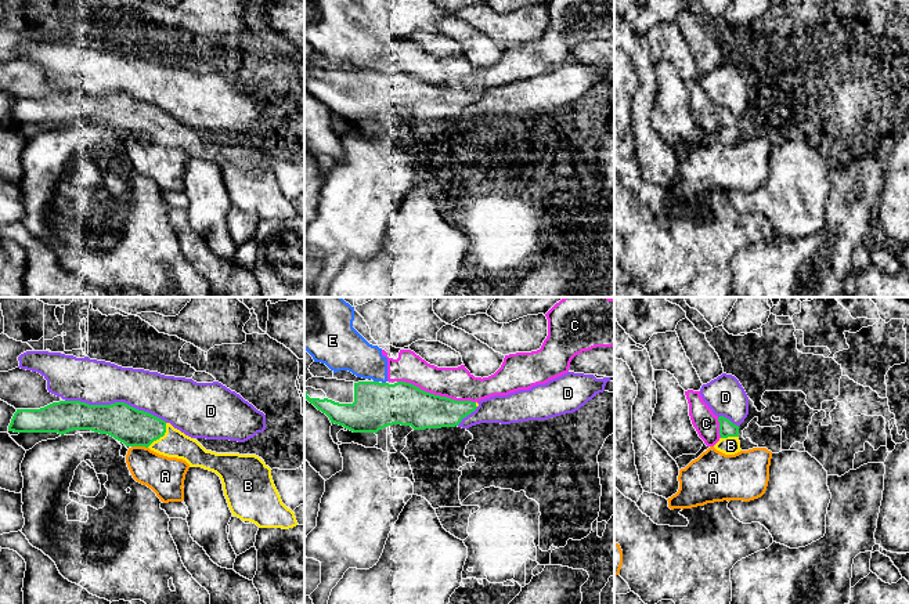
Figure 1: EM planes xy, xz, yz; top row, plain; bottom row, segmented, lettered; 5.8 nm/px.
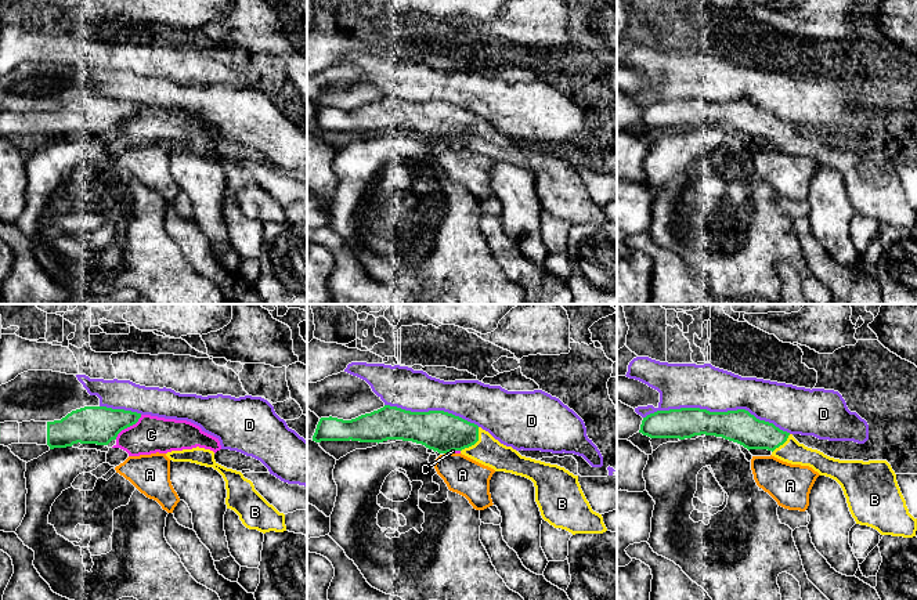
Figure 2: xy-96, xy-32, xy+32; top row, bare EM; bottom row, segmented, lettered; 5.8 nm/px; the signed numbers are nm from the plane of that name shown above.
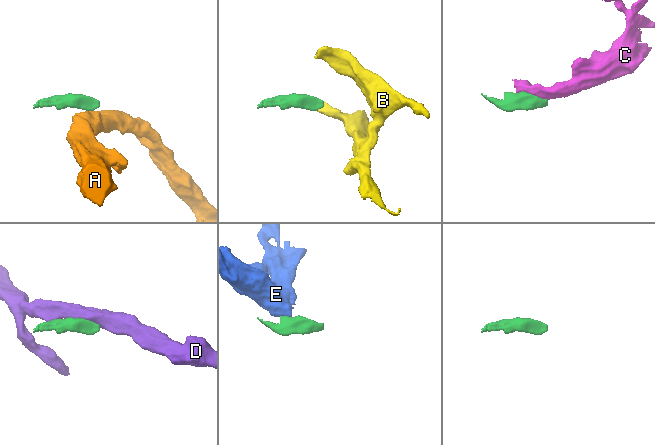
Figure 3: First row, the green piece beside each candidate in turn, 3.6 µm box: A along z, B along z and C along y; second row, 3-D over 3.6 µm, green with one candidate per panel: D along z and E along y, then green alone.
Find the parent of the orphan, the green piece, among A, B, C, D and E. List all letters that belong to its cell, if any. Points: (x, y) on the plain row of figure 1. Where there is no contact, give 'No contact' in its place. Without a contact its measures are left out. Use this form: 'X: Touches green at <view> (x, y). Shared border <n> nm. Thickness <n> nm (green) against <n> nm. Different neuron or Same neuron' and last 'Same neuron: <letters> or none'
A: Touches green at xy (140, 136). Shared border 100 nm. Thickness 220 nm (green) against 220 nm. Different neuron
B: Touches green at xy (161, 126). Shared border 180 nm. Thickness 220 nm (green) against 160 nm. Same neuron
C: Touches green at xz (436, 86). Shared border 480 nm. Thickness 240 nm (green) against 190 nm. Different neuron
D: Touches green at xy (116, 93). Shared border 600 nm. Thickness 220 nm (green) against 260 nm. Different neuron
E: Touches green at xz (377, 72). Shared border 30 nm. Thickness 280 nm (green) against 240 nm. Different neuron
Same neuron: B

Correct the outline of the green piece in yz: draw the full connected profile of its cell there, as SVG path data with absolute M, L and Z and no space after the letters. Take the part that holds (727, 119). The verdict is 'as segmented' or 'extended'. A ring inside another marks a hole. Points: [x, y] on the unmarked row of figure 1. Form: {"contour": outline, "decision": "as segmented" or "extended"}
{"contour": "M719 106L719 131L714 138L725 145L735 145L740 142L739 116L733 115L729 109Z", "decision": "extended"}

